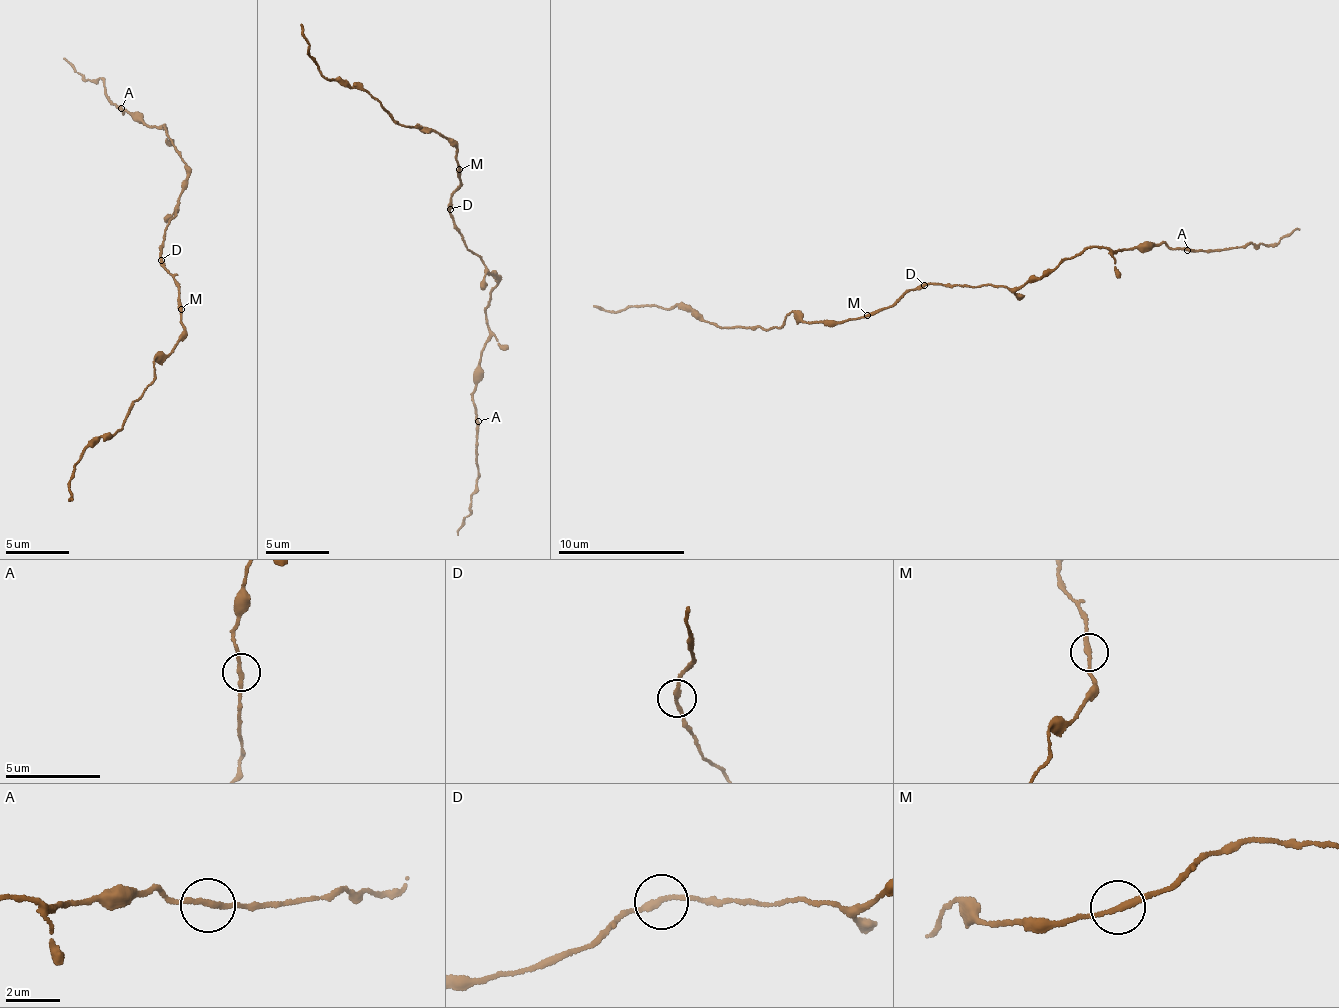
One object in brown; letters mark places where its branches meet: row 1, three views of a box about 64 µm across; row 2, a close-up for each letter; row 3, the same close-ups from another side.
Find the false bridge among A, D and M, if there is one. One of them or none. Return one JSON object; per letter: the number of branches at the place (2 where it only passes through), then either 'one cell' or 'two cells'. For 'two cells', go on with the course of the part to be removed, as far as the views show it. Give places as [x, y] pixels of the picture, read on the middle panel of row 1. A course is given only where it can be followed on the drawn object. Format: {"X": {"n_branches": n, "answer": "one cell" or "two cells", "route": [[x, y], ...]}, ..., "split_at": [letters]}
{"A": {"n_branches": 2, "answer": "one cell"}, "D": {"n_branches": 2, "answer": "one cell"}, "M": {"n_branches": 2, "answer": "one cell"}, "split_at": []}

